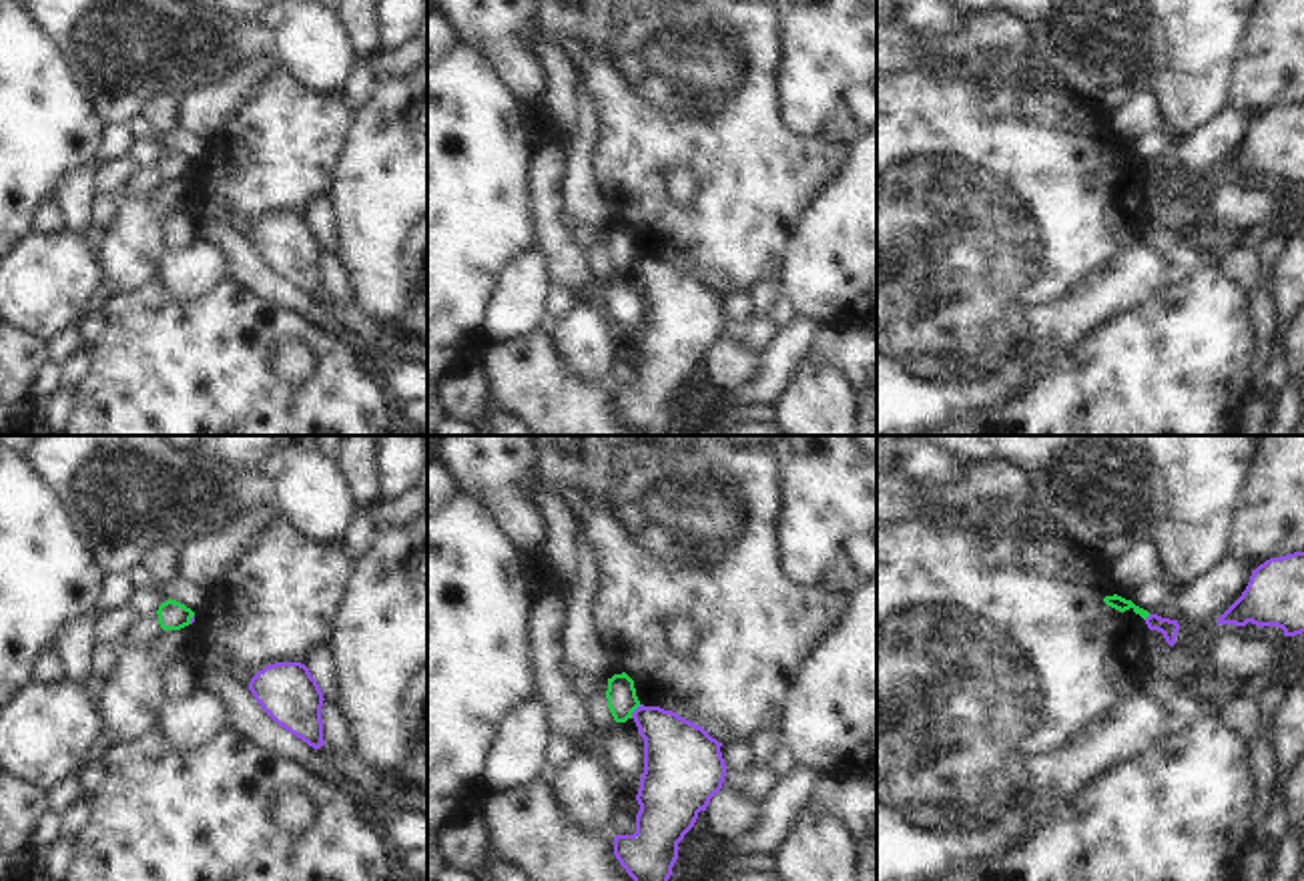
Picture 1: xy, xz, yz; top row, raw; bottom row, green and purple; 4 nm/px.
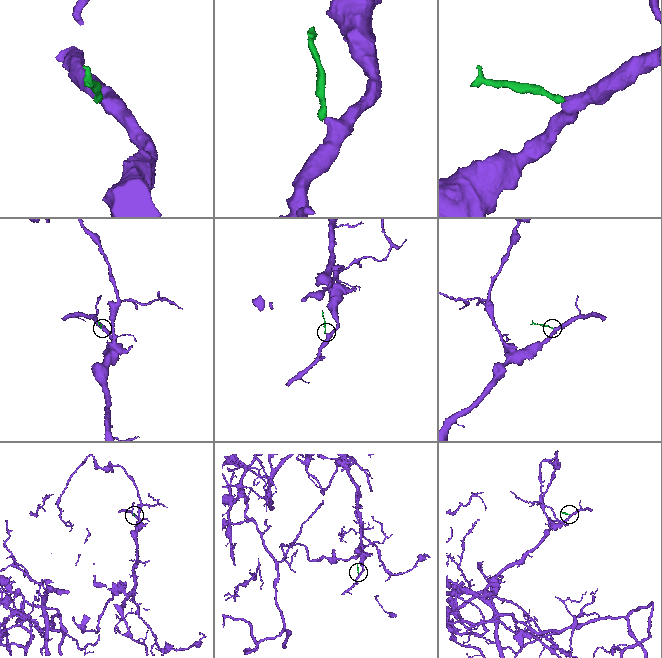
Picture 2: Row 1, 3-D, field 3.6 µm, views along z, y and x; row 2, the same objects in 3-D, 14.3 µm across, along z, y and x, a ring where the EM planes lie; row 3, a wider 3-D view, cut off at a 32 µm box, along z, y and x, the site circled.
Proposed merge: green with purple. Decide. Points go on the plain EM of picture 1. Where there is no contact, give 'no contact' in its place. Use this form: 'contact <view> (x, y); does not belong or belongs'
contact xz (634, 259); does not belong

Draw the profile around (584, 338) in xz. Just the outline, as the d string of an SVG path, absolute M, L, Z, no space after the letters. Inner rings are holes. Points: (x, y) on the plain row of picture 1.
M584 295L554 331L556 345L570 369L602 387L616 387L612 367L618 355L612 321L598 295Z

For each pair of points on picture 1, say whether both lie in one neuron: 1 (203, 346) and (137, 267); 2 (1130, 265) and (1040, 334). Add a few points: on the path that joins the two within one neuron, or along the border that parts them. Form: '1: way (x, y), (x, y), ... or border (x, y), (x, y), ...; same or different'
1: border (157, 277), (133, 291), (109, 294); different
2: way (1108, 287), (1062, 324); same

